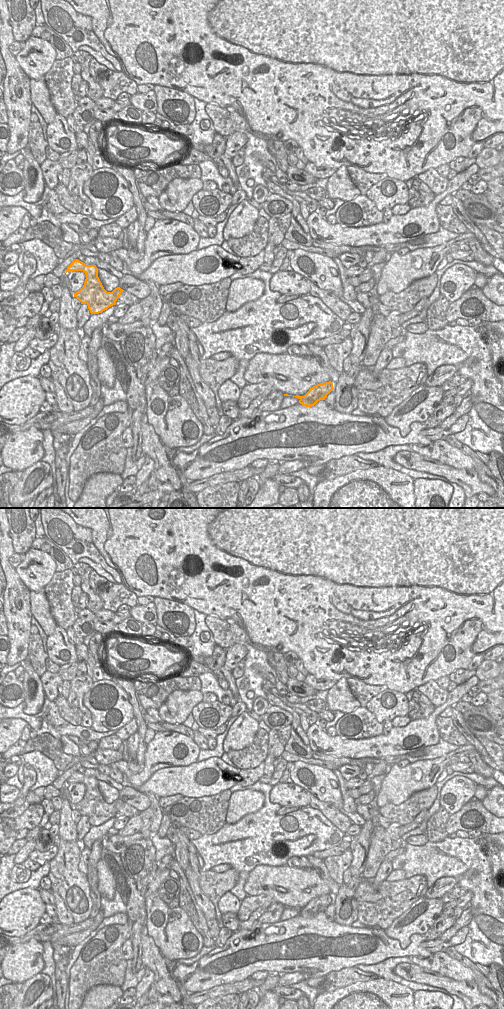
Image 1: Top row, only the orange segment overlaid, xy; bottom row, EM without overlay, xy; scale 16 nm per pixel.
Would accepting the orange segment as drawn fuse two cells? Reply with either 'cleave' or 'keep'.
cleave

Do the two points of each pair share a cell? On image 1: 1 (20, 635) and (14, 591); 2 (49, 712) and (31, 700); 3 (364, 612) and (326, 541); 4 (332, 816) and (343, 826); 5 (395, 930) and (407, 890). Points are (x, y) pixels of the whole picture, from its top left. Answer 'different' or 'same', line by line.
1: same
2: different
3: same
4: same
5: different

